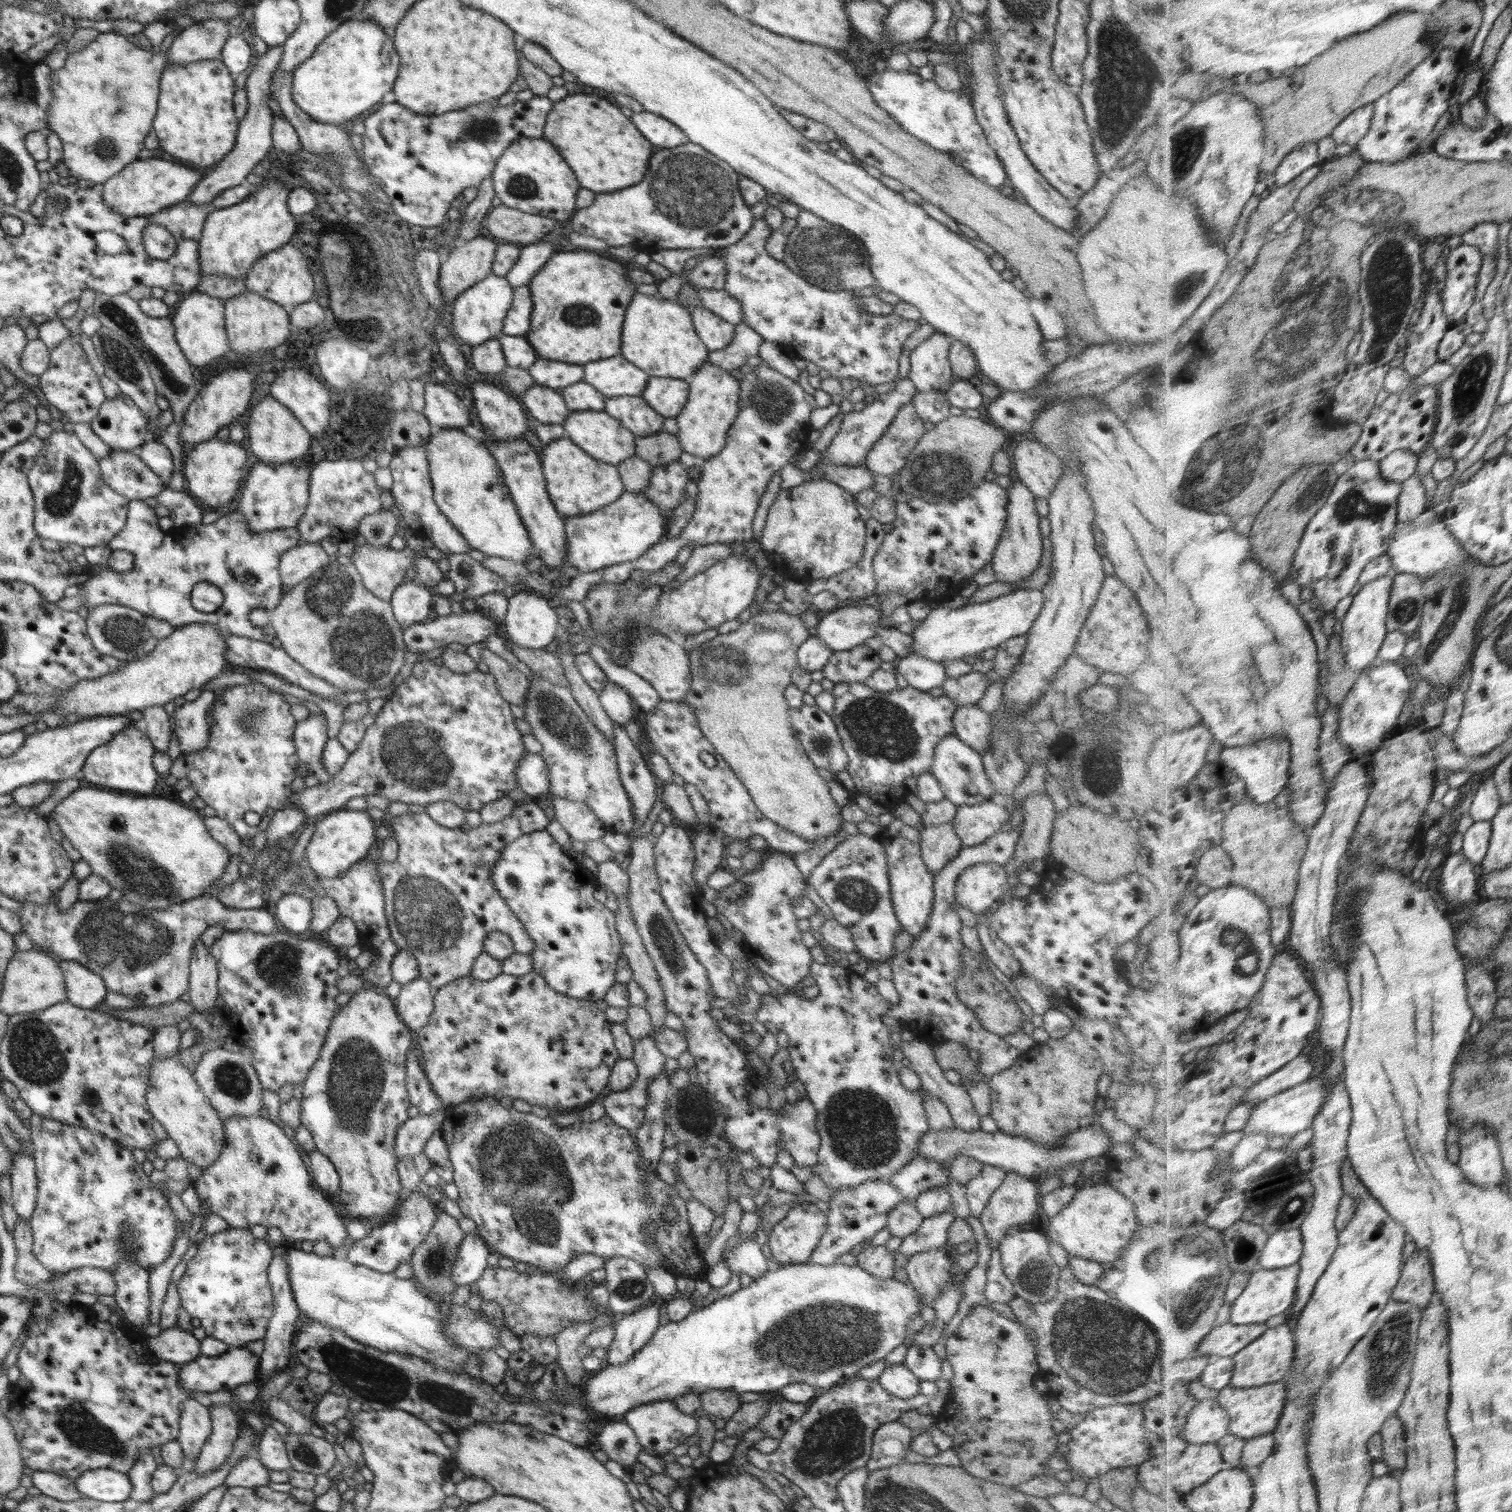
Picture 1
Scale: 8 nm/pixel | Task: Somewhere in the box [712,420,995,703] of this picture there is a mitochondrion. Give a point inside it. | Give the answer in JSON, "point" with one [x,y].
{"point":[939,473]}

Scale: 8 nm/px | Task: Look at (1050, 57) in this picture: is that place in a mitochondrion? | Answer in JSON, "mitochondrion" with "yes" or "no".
{"mitochondrion":"no"}

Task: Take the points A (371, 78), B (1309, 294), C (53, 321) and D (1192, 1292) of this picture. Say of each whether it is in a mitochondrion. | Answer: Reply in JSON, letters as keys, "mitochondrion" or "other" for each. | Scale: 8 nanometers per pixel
{"A":"other","B":"mitochondrion","C":"other","D":"mitochondrion"}

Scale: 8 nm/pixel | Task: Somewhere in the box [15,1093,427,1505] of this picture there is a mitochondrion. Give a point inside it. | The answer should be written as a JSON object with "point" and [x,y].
{"point":[78,1424]}

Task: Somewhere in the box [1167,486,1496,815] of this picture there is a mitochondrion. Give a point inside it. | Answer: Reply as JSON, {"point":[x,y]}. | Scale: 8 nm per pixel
{"point":[1453,609]}

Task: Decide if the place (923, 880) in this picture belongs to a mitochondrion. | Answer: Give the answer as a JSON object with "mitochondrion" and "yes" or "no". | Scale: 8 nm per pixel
{"mitochondrion":"no"}

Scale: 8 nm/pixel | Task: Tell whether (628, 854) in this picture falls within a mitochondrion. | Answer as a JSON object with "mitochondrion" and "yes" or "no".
{"mitochondrion":"no"}

